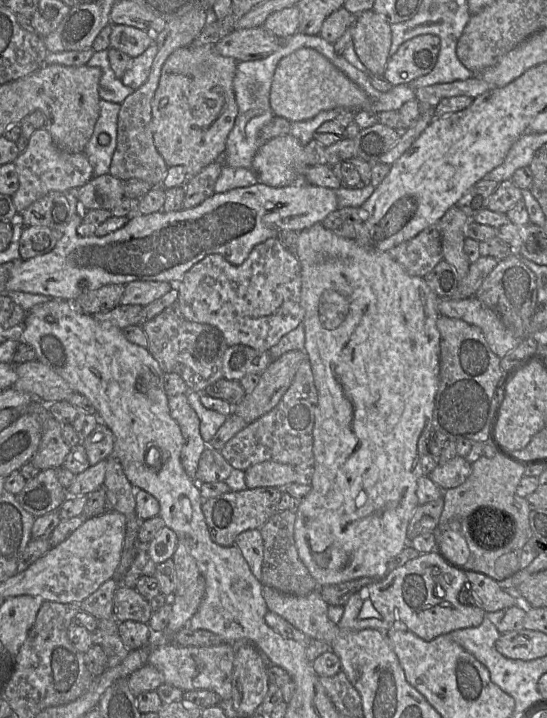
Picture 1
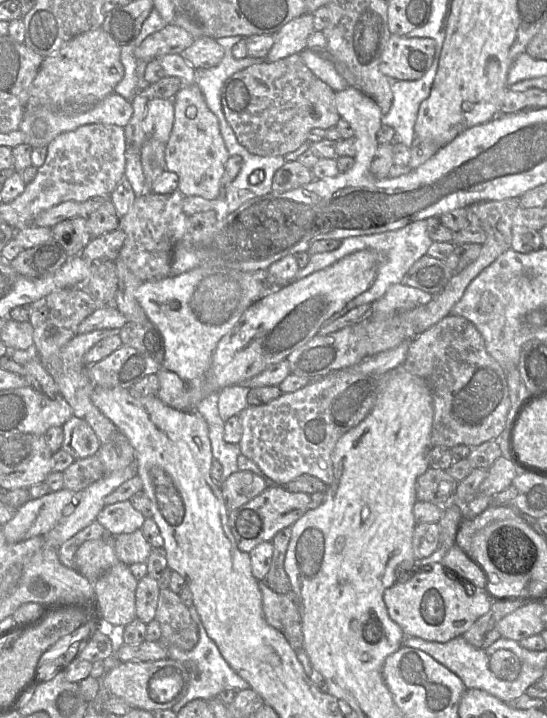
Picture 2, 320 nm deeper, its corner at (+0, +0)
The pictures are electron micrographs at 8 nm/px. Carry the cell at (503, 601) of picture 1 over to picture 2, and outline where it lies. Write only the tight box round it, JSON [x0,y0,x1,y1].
[441,544,487,589]

